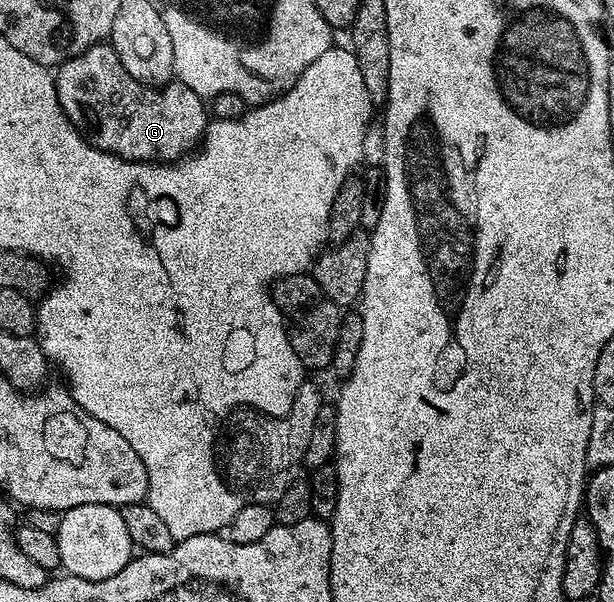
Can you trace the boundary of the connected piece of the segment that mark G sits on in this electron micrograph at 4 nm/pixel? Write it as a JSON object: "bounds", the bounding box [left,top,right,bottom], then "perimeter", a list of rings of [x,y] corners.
{"bounds":[54,43,209,164],"perimeter":[[[110,43],[95,44],[89,50],[69,58],[58,65],[54,73],[57,98],[61,102],[61,110],[69,118],[74,128],[78,128],[93,147],[123,160],[141,160],[169,164],[178,162],[198,149],[203,133],[209,123],[209,108],[204,97],[198,96],[189,86],[172,82],[162,86],[152,86],[137,82],[125,66],[121,66],[121,58]]]}

